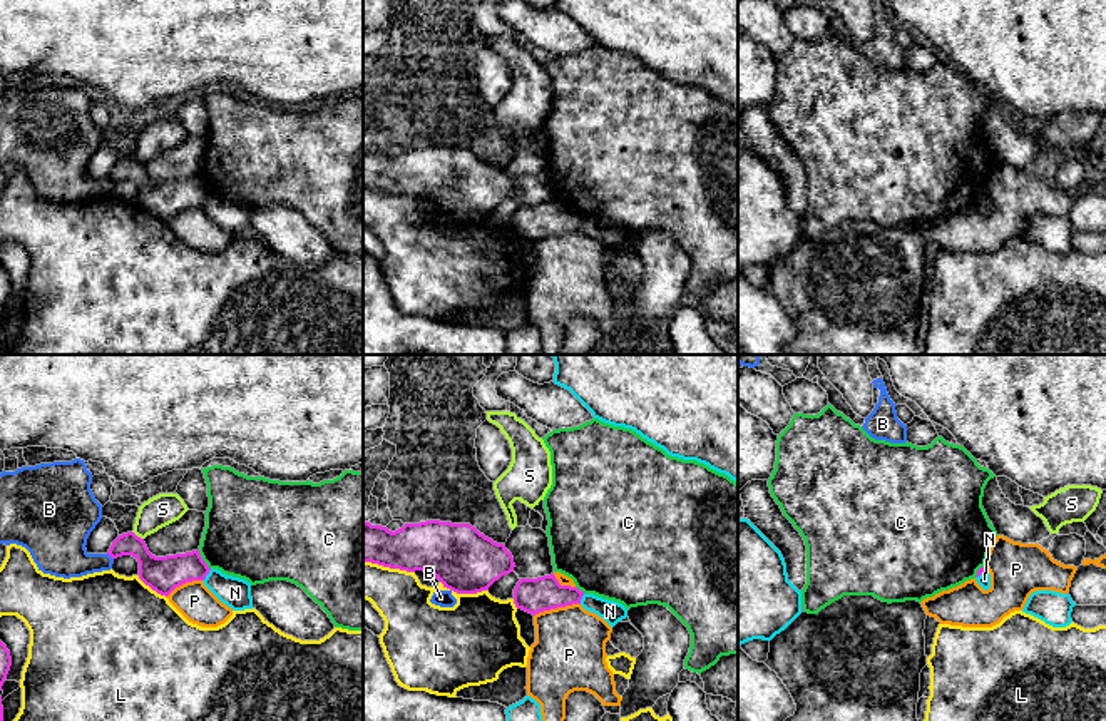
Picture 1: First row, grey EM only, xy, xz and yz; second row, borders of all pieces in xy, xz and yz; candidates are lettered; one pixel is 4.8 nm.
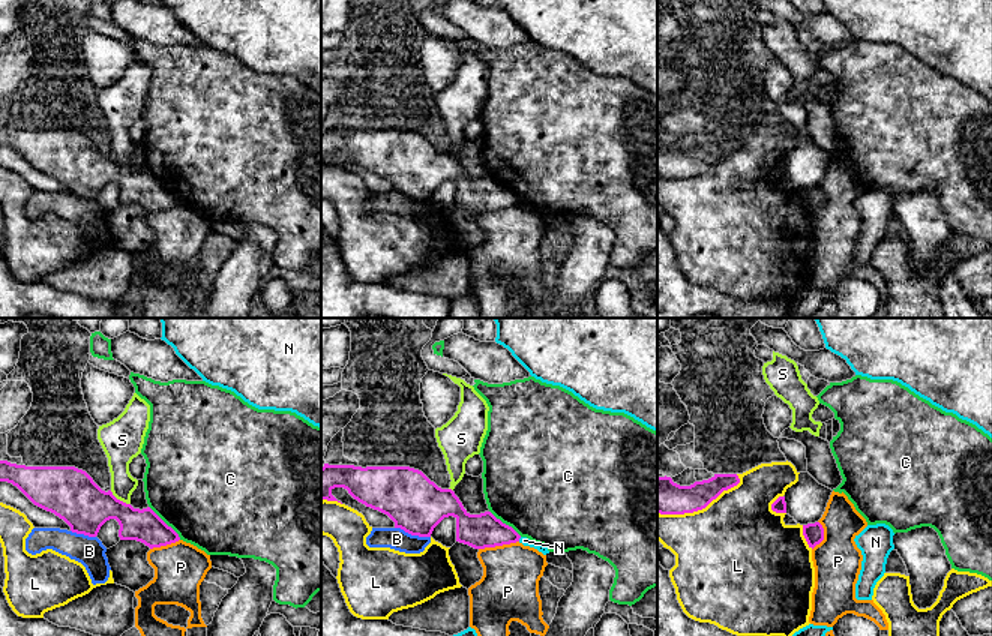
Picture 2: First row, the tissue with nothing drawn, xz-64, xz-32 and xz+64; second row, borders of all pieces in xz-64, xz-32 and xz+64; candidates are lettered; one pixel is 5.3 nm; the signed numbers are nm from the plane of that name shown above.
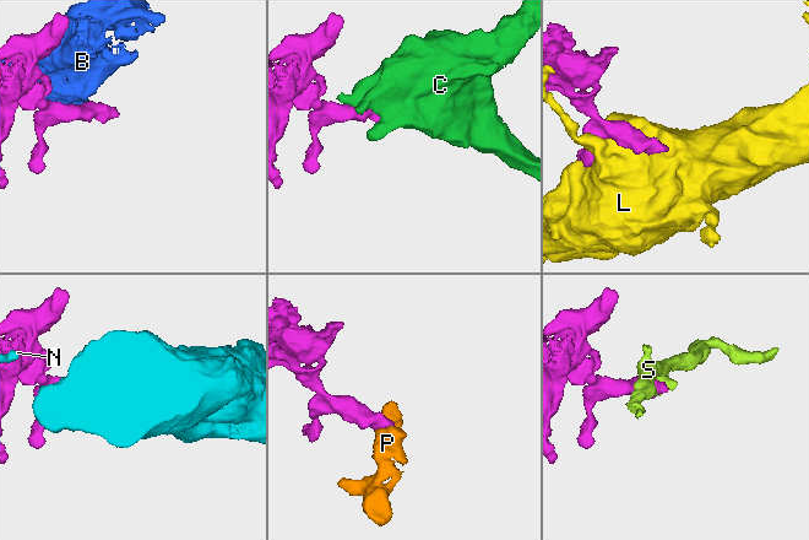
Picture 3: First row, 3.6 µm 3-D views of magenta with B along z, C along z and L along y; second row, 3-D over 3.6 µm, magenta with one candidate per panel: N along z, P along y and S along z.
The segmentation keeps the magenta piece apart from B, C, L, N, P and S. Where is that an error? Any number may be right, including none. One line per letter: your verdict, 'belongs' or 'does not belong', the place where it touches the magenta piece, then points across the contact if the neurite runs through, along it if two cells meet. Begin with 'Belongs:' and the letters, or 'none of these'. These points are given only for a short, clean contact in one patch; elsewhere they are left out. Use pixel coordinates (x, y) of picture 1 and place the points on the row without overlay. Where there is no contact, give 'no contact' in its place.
Belongs: none of these
B: does not belong | xy (109, 179)
C: does not belong | xy (203, 186)
L: does not belong | xz (464, 218)
N: does not belong | xy (206, 199) | along xy (211, 194), (203, 206)
P: does not belong | xz (556, 233)
S: does not belong | xy (136, 161) | along xy (133, 156), (143, 164)

